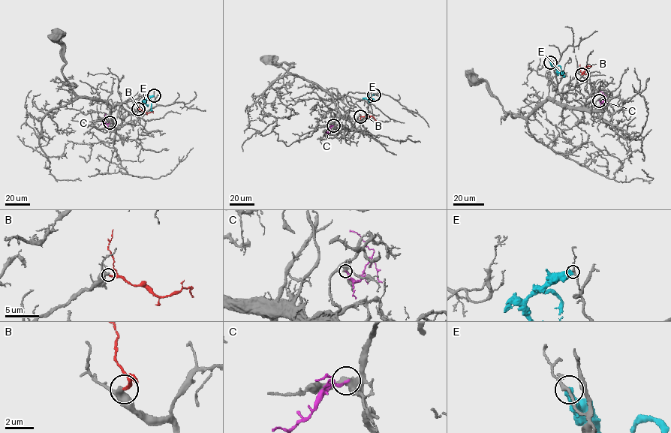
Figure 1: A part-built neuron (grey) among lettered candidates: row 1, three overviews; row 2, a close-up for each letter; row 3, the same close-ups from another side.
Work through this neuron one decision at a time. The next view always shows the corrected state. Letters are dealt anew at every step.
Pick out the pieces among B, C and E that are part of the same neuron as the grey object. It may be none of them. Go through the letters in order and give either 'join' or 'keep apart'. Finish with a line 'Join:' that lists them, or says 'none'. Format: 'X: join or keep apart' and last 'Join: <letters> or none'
B: join
C: keep apart
E: keep apart
Join: B

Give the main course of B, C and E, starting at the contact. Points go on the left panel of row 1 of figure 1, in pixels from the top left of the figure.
B: (138, 109), (153, 112)
C: (109, 122), (106, 124), (104, 121), (105, 114)
E: (153, 95), (147, 98), (151, 100), (150, 111)

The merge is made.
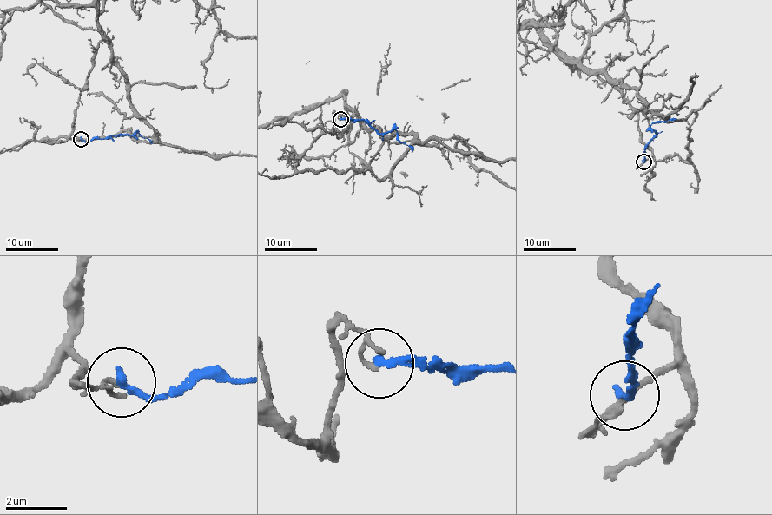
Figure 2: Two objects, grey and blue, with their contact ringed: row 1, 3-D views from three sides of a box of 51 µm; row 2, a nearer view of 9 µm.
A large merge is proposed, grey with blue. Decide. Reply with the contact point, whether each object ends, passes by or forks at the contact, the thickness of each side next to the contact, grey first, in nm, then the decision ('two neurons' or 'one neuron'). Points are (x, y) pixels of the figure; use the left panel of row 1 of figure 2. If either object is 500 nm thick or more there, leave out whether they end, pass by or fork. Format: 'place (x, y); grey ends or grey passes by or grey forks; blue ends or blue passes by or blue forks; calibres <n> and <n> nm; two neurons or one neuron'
place (81, 139); grey ends; blue ends; calibres 130 and 260 nm; two neurons

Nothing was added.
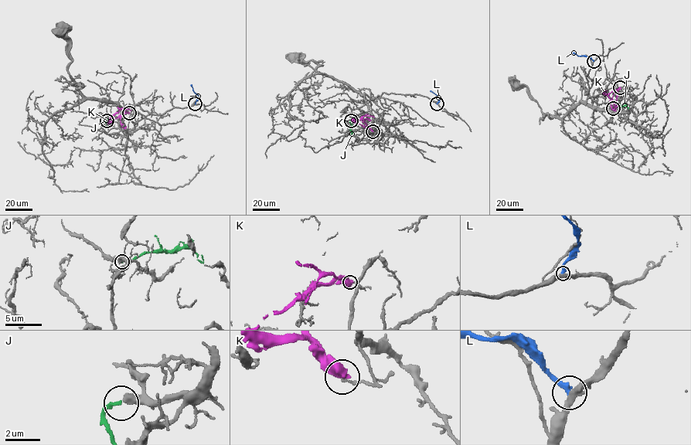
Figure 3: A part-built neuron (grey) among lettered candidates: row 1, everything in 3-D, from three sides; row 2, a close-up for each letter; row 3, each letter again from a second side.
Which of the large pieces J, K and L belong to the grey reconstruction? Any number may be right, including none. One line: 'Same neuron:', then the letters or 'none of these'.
Same neuron: J

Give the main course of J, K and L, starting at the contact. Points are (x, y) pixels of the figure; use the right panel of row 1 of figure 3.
J: (613, 108), (628, 107)
K: (620, 87), (607, 94), (615, 110), (614, 106)
L: (593, 61), (589, 56), (573, 53)

